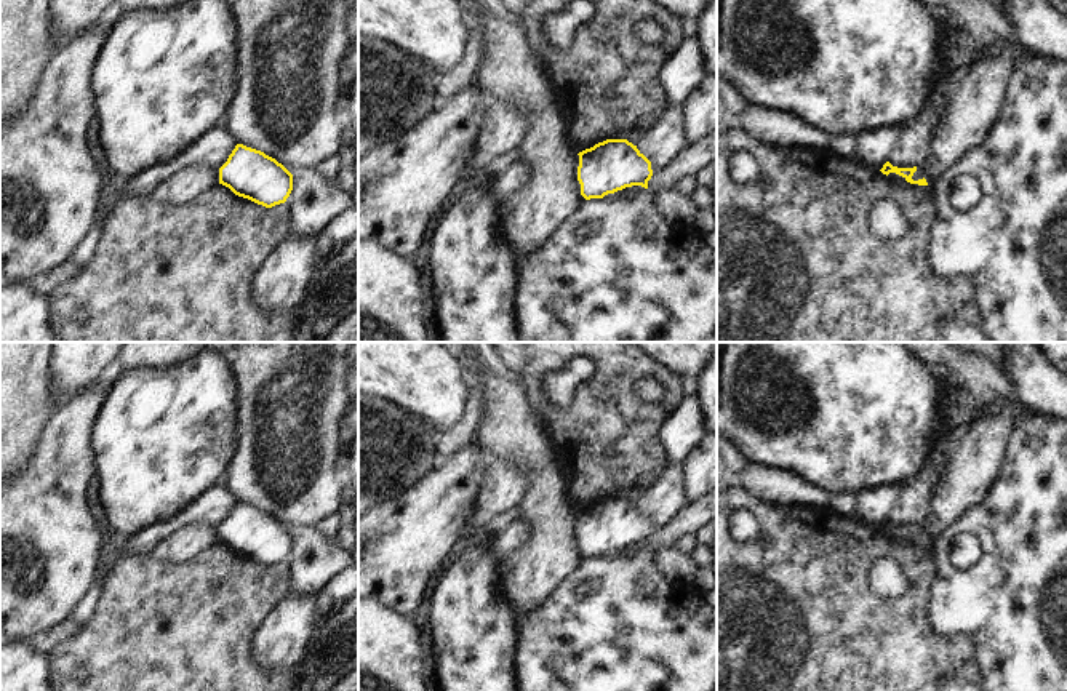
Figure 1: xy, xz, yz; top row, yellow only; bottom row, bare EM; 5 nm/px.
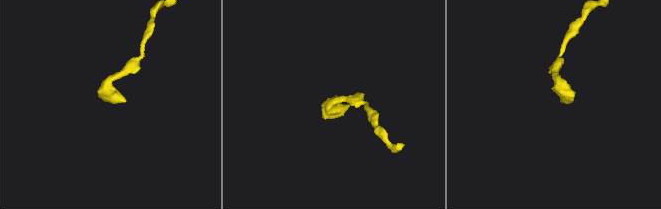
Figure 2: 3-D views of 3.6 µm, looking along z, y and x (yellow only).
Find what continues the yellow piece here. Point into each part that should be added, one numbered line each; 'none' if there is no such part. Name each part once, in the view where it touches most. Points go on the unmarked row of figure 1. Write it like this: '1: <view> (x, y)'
none

